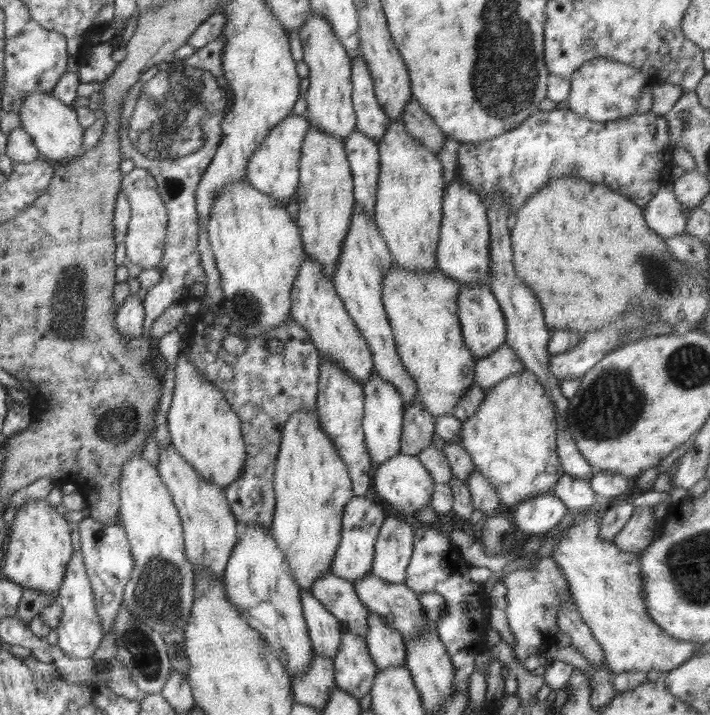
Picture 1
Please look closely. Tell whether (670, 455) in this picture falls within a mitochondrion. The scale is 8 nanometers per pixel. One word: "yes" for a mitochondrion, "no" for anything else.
no

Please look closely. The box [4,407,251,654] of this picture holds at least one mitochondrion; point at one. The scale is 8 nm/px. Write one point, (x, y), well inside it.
(157, 596)

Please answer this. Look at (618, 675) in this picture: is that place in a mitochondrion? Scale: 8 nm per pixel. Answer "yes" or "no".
no

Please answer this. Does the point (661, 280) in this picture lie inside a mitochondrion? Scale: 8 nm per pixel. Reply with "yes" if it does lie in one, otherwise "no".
yes

